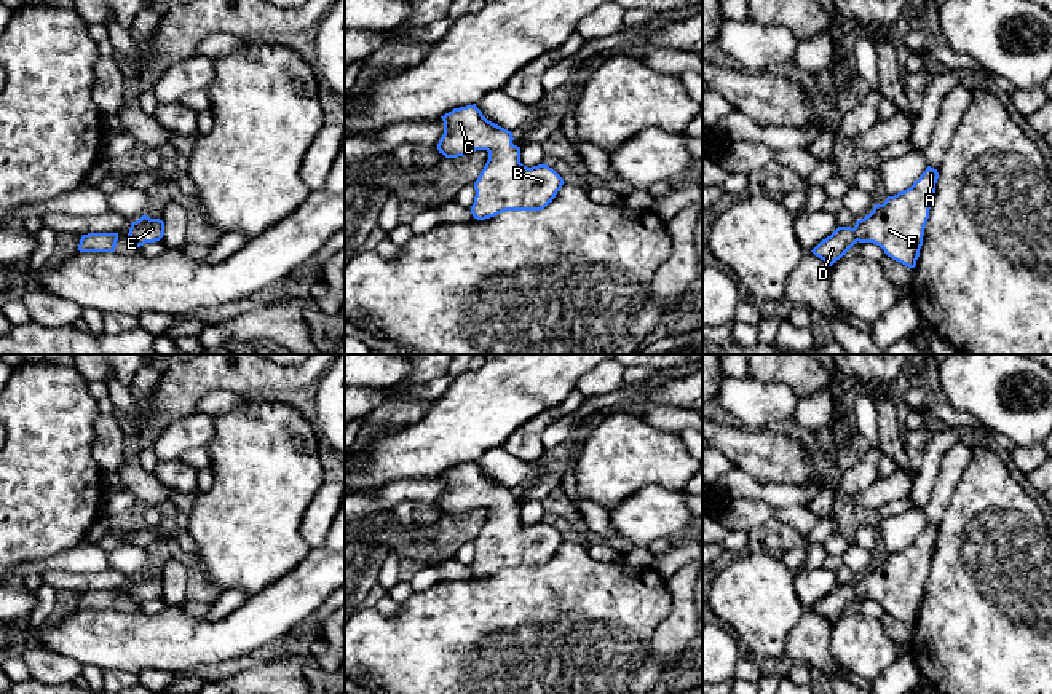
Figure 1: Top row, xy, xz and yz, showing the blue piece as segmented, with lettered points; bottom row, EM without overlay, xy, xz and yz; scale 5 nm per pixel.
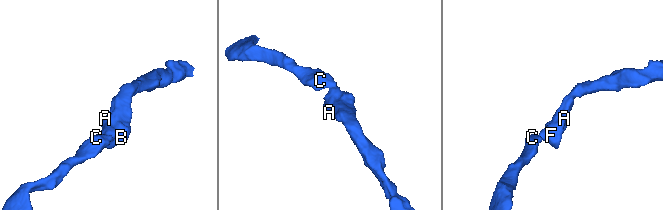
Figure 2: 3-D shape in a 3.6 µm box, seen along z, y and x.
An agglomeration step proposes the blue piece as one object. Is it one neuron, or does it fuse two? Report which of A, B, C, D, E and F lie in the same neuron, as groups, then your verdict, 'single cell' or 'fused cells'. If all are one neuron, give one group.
A B C D E F; single cell

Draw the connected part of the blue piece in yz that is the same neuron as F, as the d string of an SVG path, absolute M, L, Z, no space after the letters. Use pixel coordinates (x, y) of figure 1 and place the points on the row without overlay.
M927 523L910 546L888 554L883 562L875 562L873 568L857 578L852 586L838 584L811 609L832 624L857 598L873 600L892 617L915 625L937 536L937 526Z

